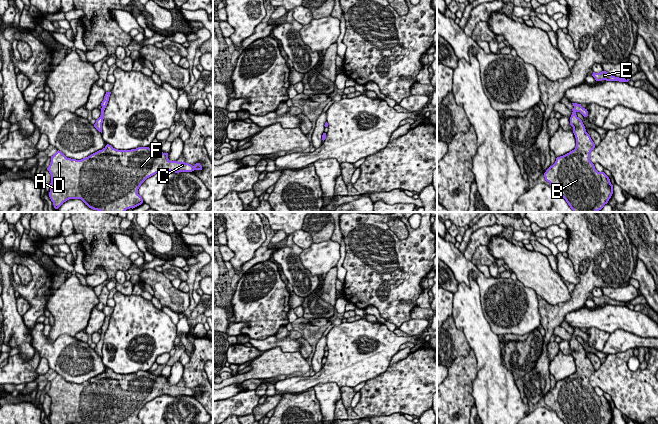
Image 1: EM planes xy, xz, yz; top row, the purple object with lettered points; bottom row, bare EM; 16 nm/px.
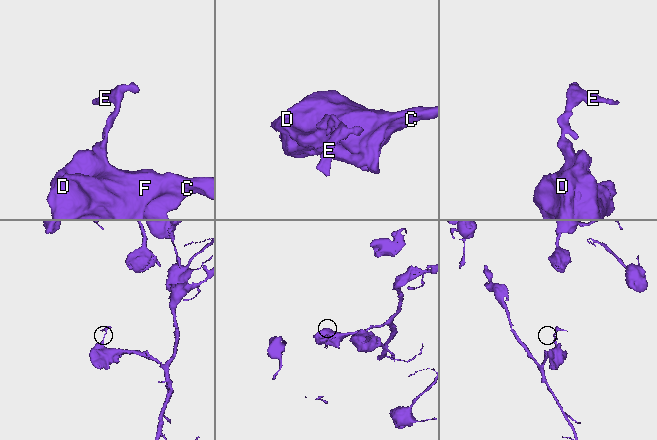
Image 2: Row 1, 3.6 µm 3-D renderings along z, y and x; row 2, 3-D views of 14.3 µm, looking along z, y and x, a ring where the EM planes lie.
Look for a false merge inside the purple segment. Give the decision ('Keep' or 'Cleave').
Keep

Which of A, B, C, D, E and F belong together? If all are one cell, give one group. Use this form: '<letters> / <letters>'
A B C D E F

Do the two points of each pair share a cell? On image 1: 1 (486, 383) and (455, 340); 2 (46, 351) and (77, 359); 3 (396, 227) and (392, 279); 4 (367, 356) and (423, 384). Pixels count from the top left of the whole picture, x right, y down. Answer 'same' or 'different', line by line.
1: different
2: same
3: different
4: different

